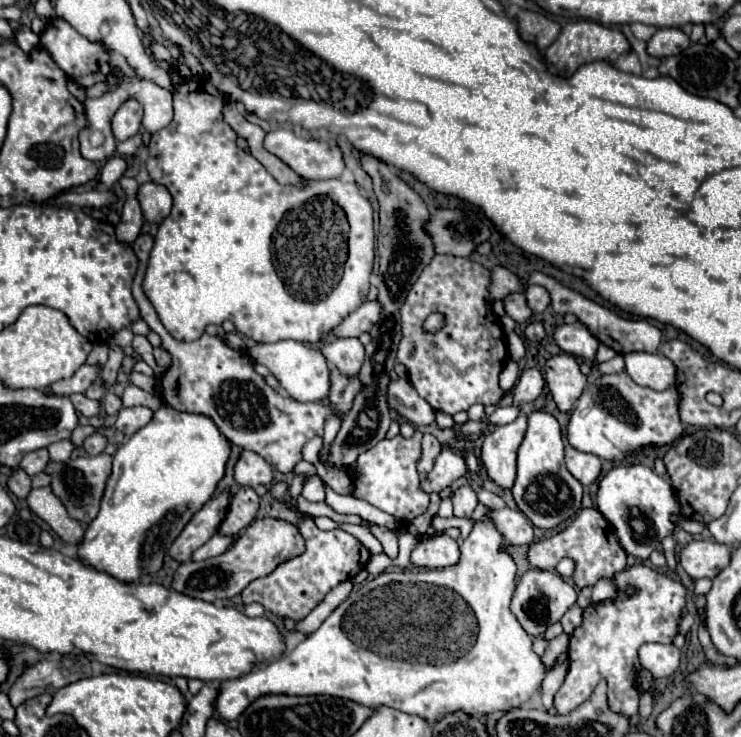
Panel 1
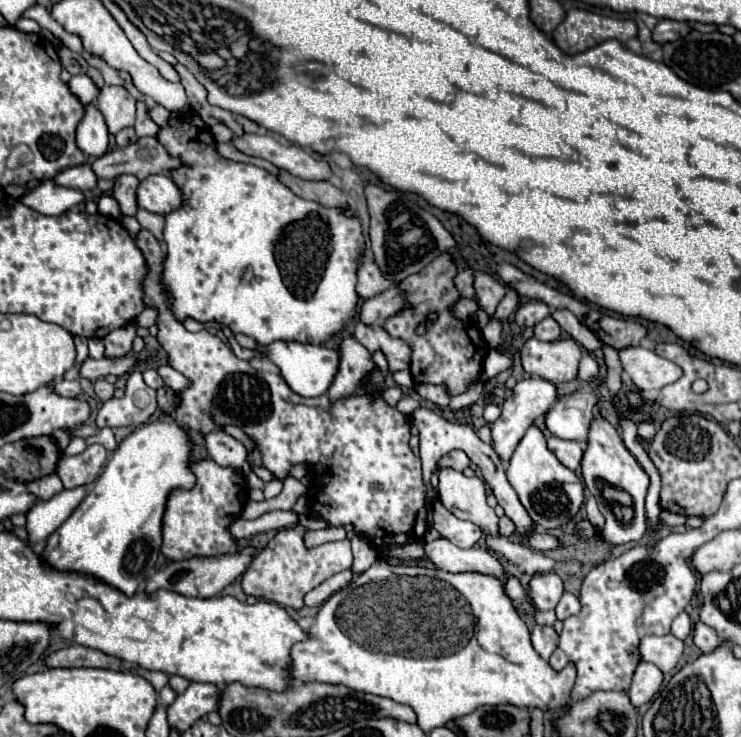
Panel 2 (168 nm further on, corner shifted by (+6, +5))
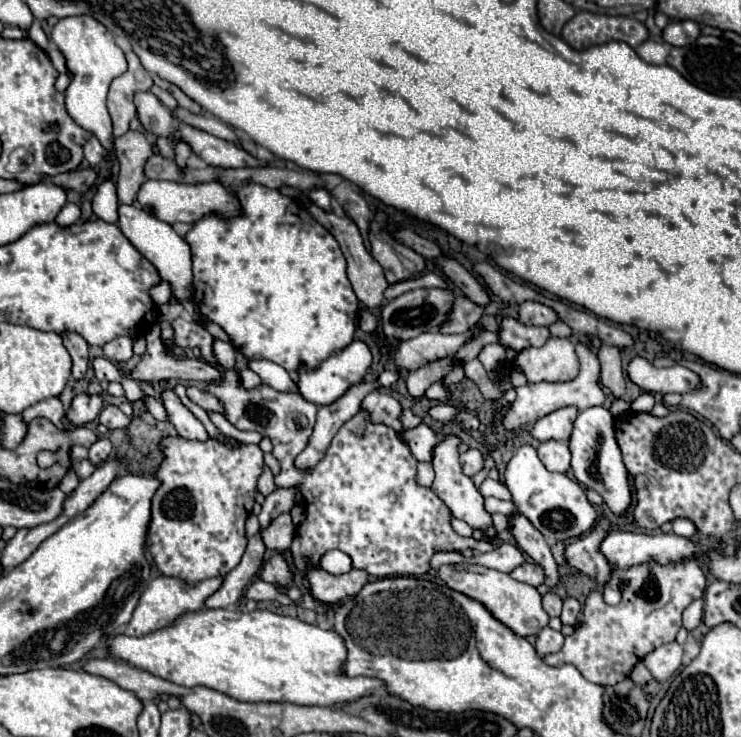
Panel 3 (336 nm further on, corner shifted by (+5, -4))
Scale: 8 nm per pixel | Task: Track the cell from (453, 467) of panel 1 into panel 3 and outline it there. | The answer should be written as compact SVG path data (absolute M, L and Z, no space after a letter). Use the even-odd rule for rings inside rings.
M469 448L461 454L461 468L465 476L475 476L479 470L483 470L483 454L479 450Z

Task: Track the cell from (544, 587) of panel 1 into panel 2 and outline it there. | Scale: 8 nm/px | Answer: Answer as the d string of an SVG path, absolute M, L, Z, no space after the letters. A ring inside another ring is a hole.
M544 573L534 575L530 581L530 599L538 611L548 611L558 605L558 599L564 593L562 579L556 573Z

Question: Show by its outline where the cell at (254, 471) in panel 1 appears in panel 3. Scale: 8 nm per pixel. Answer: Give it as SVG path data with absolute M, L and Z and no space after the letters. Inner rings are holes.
M173 390L163 392L161 398L163 398L163 404L167 408L169 422L177 428L181 438L197 440L197 442L207 442L209 440L209 434L207 434L205 426L179 402L179 398L175 396Z

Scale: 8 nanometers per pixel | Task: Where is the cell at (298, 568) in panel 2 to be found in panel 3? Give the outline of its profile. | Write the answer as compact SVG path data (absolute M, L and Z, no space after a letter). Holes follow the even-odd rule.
M281 552L273 554L267 562L263 562L259 570L259 580L273 584L277 590L289 588L289 584L293 582L293 570L289 568L289 562Z

